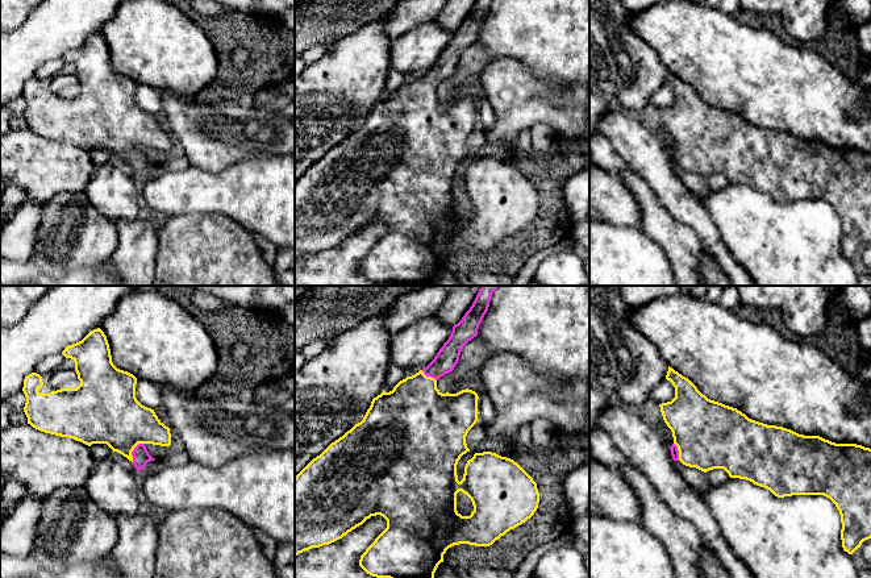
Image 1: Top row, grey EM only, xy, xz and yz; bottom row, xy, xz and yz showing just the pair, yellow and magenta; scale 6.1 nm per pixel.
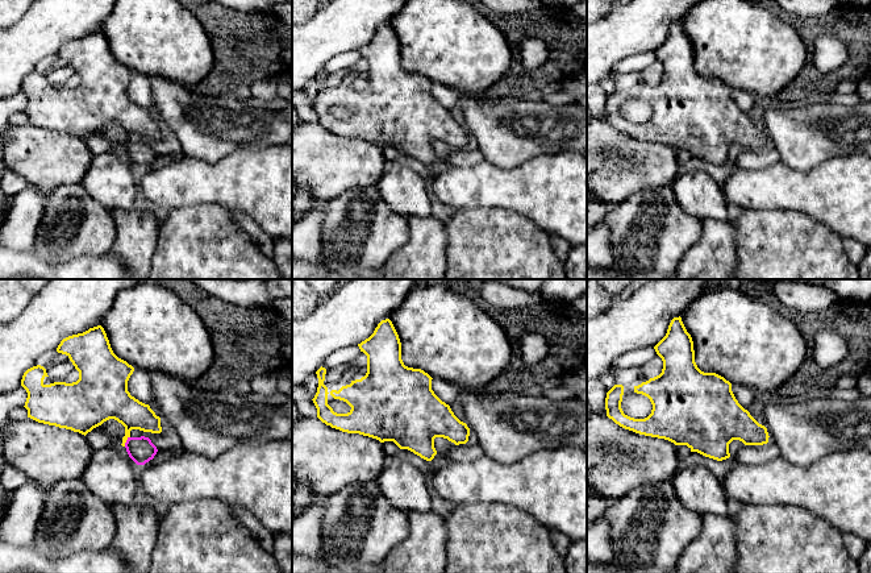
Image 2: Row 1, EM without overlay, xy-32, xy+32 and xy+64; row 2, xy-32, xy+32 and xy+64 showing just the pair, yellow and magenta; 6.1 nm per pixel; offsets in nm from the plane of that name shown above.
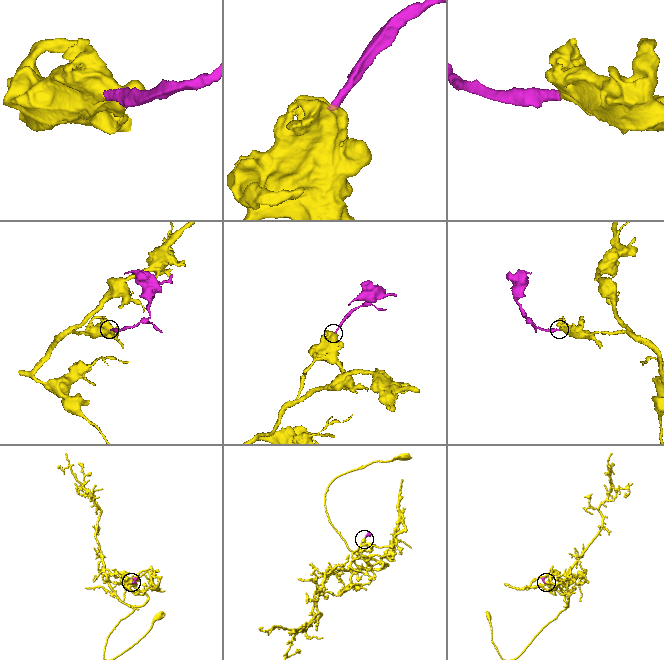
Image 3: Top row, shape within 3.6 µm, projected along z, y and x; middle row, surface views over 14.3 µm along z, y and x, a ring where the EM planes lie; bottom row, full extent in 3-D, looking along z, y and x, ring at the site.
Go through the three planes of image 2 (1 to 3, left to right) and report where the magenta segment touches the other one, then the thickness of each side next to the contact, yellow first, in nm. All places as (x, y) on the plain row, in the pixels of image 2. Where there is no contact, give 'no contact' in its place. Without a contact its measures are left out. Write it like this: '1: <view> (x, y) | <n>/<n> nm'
1: xy-32 (125, 146) | 200/160 nm
2: no contact
3: no contact

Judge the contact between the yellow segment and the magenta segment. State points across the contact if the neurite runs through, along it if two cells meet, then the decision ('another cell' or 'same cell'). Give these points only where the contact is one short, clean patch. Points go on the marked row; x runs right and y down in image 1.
way xy (112, 415), (125, 428), (132, 450), (141, 457); same cell

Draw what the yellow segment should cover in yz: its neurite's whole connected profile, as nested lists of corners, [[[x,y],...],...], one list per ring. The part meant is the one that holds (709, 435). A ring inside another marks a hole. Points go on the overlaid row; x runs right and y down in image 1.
[[[668,366],[666,379],[675,387],[675,398],[659,404],[664,423],[672,432],[674,461],[696,467],[704,473],[724,469],[730,478],[753,482],[770,490],[775,496],[824,495],[829,498],[841,515],[842,548],[853,554],[862,542],[871,539],[871,449],[857,444],[835,444],[820,436],[804,436],[791,429],[767,425],[749,419],[737,408],[708,399],[685,377]]]

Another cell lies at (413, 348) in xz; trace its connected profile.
[[[434,315],[421,319],[391,338],[391,362],[411,370],[422,370],[449,340],[453,328]]]

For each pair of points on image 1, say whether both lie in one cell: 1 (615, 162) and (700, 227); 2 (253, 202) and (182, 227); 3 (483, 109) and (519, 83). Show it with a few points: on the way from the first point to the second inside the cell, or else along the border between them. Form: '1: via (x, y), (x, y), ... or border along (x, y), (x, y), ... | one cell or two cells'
1: border along (609, 142), (629, 167) | two cells
2: border along (188, 213), (223, 213), (246, 231) | two cells
3: border along (487, 99), (494, 111), (495, 121), (484, 131) | two cells

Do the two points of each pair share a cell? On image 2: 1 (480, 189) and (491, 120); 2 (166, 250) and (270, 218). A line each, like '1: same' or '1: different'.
1: different
2: different

